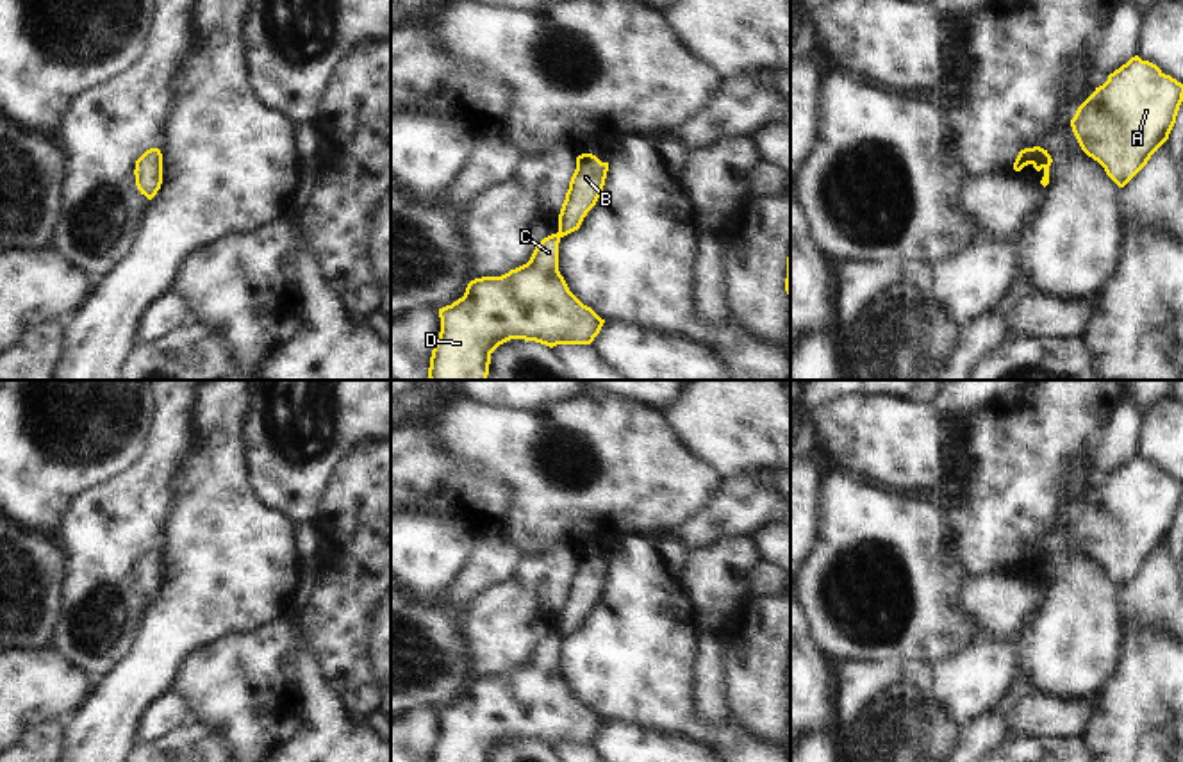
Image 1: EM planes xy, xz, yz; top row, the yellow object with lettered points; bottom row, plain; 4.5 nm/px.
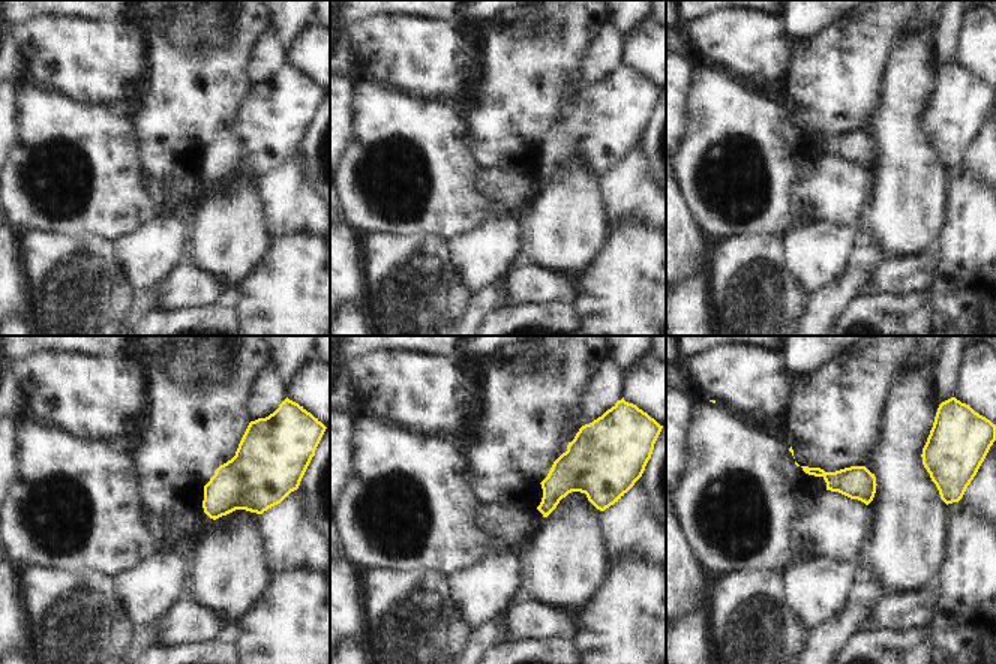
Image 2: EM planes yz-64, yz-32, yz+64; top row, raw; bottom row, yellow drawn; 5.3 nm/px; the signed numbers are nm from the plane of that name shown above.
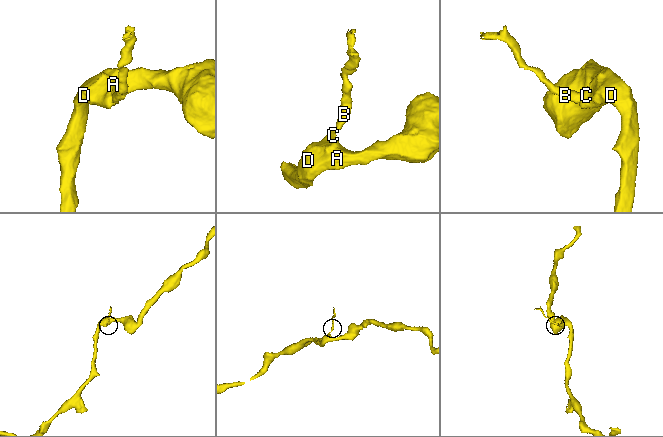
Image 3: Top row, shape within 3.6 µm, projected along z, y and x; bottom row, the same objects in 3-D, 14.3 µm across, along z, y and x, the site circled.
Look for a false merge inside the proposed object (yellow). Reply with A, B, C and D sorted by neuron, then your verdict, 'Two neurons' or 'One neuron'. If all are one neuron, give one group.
Groups: A C D / B. Two neurons.

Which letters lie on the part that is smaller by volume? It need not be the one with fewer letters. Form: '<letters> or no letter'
B

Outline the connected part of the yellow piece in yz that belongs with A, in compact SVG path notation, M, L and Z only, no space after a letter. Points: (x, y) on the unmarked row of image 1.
M1138 455L1078 507L1071 519L1081 550L1124 587L1169 539L1183 484Z

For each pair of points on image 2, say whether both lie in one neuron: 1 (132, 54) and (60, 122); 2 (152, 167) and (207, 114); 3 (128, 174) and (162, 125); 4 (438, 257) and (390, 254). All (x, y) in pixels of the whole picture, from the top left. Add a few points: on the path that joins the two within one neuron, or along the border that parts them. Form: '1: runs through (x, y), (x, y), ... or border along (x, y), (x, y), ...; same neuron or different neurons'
1: border along (48, 89), (89, 104), (113, 107); different neurons
2: runs through (165, 153), (194, 125); same neuron
3: border along (132, 123), (137, 140), (140, 180), (147, 192); different neurons
4: runs through (426, 257), (402, 257); same neuron

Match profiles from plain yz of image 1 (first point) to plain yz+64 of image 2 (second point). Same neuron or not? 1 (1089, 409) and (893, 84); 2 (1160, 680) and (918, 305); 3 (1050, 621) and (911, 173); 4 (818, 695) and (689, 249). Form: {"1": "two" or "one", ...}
{"1": "two", "2": "two", "3": "one", "4": "one"}

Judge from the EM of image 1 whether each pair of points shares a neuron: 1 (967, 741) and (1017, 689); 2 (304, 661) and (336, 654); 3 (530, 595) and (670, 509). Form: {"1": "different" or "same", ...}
{"1": "same", "2": "different", "3": "different"}

